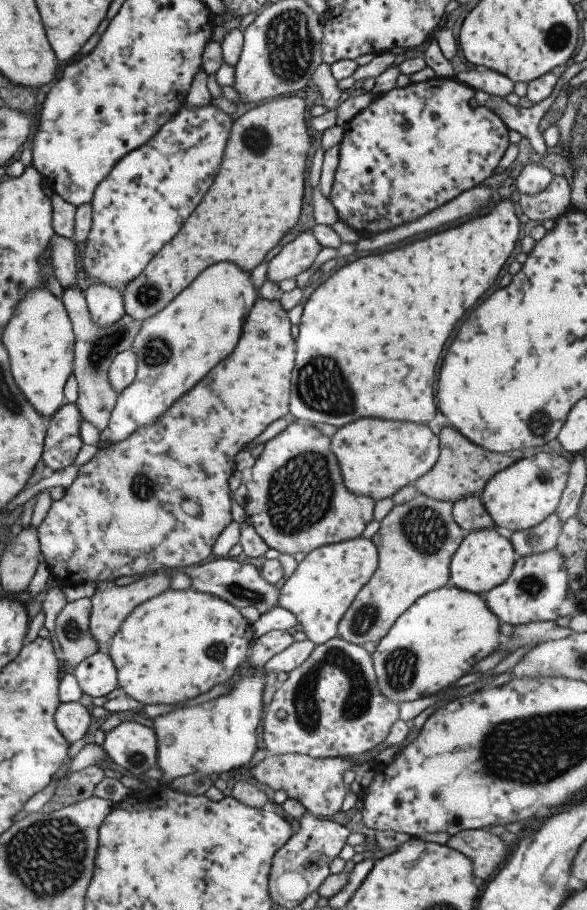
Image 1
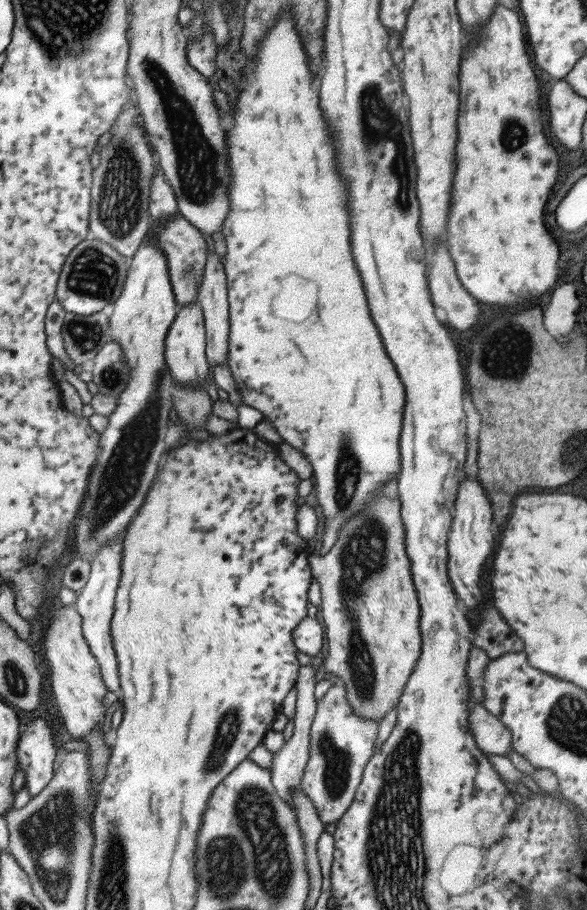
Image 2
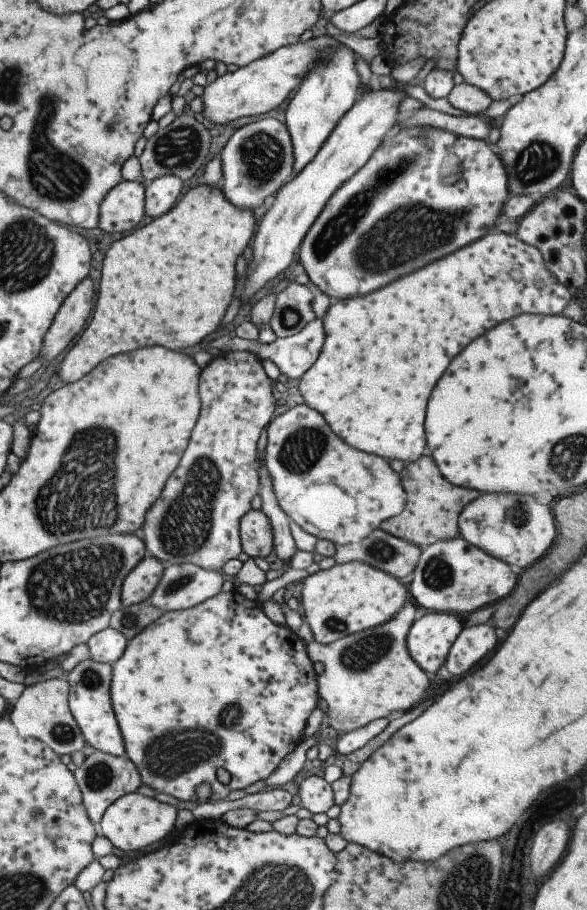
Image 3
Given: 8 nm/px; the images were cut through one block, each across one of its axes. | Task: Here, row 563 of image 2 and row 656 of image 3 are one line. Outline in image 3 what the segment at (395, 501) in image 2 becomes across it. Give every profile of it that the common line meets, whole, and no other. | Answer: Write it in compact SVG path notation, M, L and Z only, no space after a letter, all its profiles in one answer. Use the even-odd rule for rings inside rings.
M408 598L393 618L389 618L387 622L379 624L379 626L344 636L329 644L311 641L304 646L306 655L312 662L323 664L323 672L316 675L316 684L318 696L323 698L327 704L326 713L331 728L337 732L349 732L365 726L372 720L390 718L400 712L404 713L421 702L430 681L423 673L424 670L421 670L409 656L406 649L406 634L415 618L423 616L425 612L427 612L425 608L415 605Z

